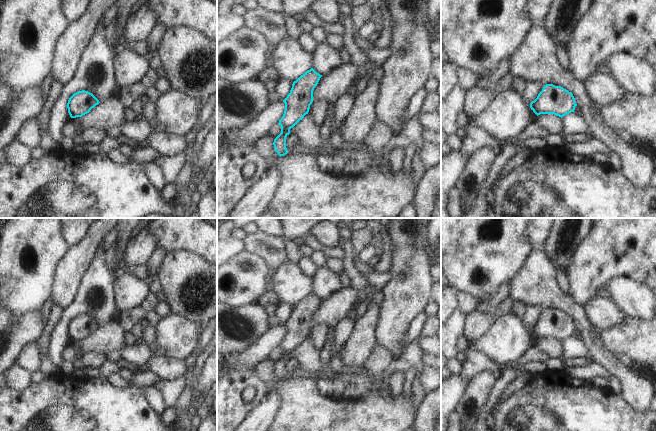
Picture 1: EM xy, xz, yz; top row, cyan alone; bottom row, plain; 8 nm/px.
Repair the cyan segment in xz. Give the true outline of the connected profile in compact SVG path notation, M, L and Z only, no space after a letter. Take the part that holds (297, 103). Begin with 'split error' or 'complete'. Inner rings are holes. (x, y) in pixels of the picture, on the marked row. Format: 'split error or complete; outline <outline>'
complete; outline M313 68L306 71L293 82L290 93L283 100L285 110L278 123L281 126L281 133L273 142L274 150L280 157L288 153L286 137L290 134L290 129L308 114L310 105L313 102L314 88L321 77L322 75L317 73Z

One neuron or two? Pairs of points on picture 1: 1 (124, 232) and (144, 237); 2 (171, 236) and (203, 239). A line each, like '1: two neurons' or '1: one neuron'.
1: two neurons
2: one neuron

